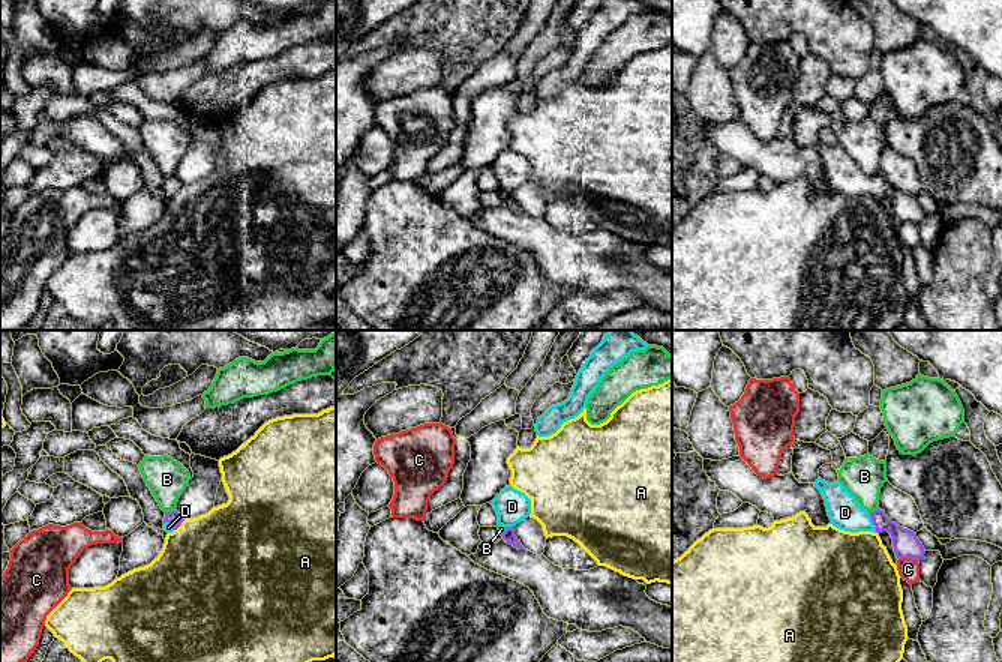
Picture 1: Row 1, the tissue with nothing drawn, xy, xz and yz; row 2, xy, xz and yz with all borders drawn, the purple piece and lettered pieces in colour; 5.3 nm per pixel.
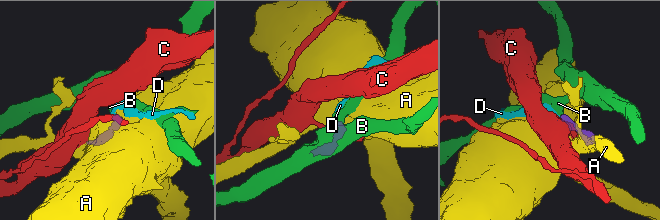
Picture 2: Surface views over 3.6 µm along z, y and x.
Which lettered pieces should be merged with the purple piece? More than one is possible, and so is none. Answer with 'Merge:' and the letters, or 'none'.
Merge: D

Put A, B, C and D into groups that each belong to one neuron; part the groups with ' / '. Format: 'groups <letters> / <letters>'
groups A / B / C / D

